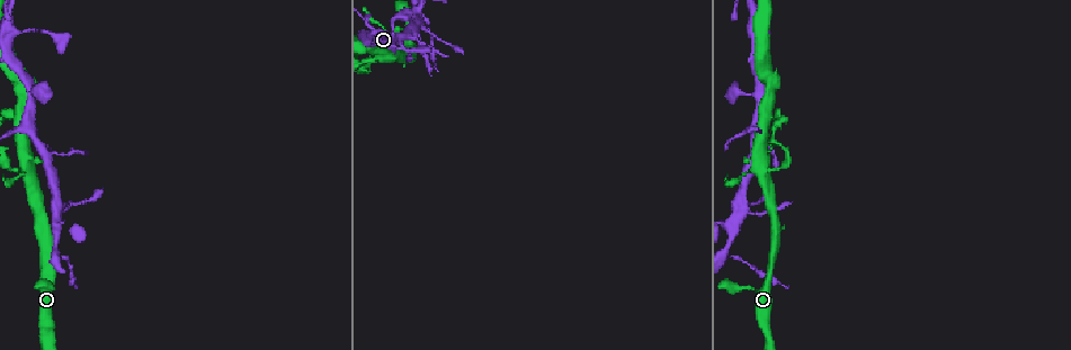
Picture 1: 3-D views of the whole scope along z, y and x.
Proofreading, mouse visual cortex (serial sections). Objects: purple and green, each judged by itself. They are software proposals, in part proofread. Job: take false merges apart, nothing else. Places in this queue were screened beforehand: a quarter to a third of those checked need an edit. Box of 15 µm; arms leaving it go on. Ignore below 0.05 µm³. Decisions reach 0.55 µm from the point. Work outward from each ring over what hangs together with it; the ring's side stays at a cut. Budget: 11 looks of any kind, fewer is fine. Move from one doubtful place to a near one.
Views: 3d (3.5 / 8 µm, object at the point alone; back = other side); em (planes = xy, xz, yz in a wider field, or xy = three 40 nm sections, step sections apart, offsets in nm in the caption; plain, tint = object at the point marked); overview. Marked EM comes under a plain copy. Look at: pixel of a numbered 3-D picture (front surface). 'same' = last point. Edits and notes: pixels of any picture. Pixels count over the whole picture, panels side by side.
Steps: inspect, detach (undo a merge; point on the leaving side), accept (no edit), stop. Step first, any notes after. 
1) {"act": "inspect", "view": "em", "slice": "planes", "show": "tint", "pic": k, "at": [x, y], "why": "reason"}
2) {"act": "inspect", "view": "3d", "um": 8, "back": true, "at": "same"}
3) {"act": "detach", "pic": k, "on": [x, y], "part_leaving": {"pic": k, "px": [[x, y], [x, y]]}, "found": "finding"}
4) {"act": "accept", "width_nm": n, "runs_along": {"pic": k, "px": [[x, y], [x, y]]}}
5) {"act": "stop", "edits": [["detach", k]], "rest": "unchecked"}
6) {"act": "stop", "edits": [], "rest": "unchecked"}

{"act": "inspect", "view": "3d", "um": 8, "pic": 1, "at": [370, 28], "why": "sudden change in width"}

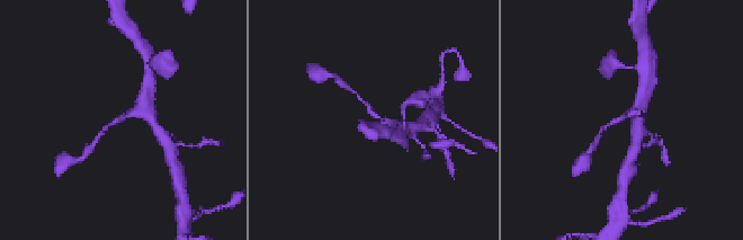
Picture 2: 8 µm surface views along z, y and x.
{"act": "inspect", "view": "em", "slice": "xy", "step": 2, "show": "tint", "pic": 2, "at": [376, 116], "why": "shape alone is not enough"}

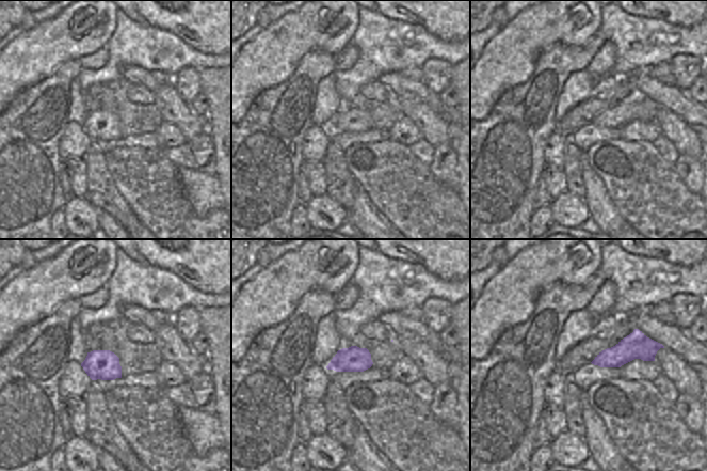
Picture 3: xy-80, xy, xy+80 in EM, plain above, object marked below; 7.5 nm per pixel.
{"act": "accept", "runs_along": {"pic": 2, "px": [[397, 132], [370, 112], [357, 95]]}, "found": "continuous, no second cell"}

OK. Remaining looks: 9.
{"act": "inspect", "view": "3d", "um": 8, "back": true, "pic": 1, "at": [26, 173]}

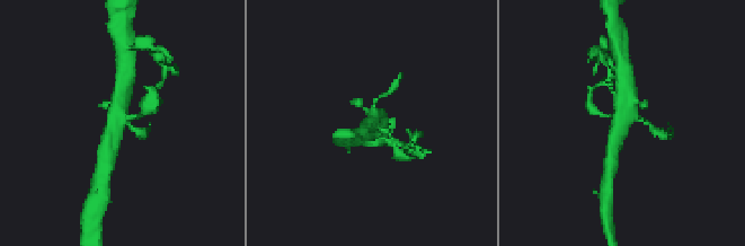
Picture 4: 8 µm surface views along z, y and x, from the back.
{"act": "inspect", "view": "3d", "um": 3.5, "pic": 4, "at": [622, 116], "why": "zoom in"}

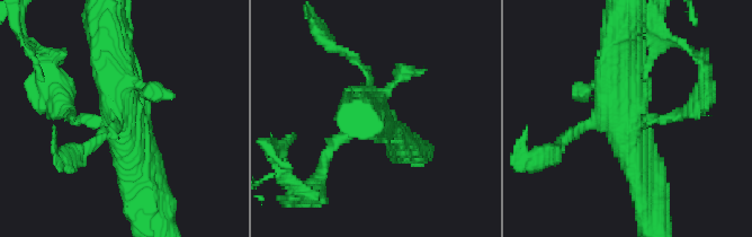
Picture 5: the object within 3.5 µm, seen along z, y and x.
{"act": "detach", "pic": 5, "on": [329, 155], "found": "a second cell is stuck on"}

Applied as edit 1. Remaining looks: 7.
{"act": "inspect", "view": "3d", "um": 3.5, "pic": 1, "at": [740, 206], "why": "abrupt turn"}

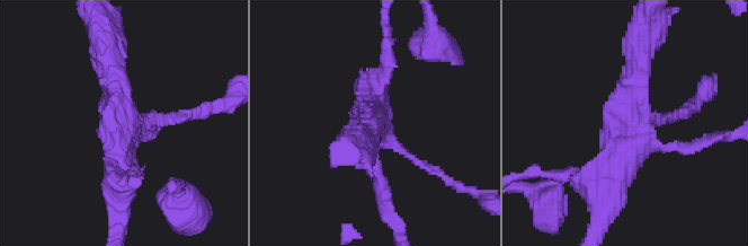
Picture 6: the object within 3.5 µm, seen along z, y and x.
{"act": "inspect", "view": "em", "slice": "xy", "step": 5, "show": "tint", "pic": 6, "at": [626, 129]}

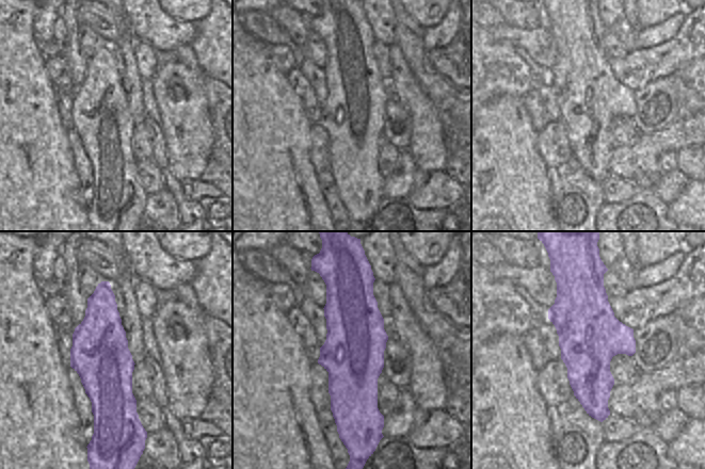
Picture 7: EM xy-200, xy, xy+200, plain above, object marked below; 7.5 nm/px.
{"act": "accept", "arm_widths_nm": [100, 150, 400, 400], "runs_along": {"pic": 6, "px": [[638, 60], [621, 165], [600, 199]]}, "found": "continuous, no second cell"}

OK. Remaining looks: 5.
{"act": "inspect", "view": "3d", "um": 3.5, "pic": 1, "at": [733, 256], "why": "small branch off a trunk"}

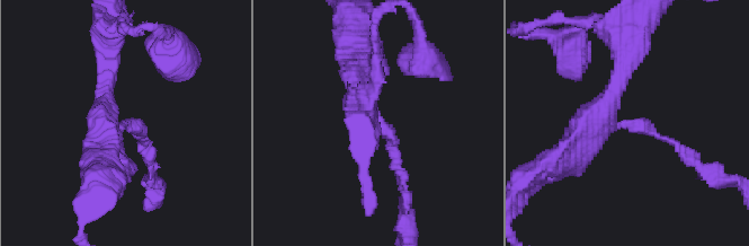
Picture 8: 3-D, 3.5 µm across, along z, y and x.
{"act": "inspect", "view": "em", "slice": "xy", "step": 5, "show": "tint", "pic": 8, "at": [124, 125]}

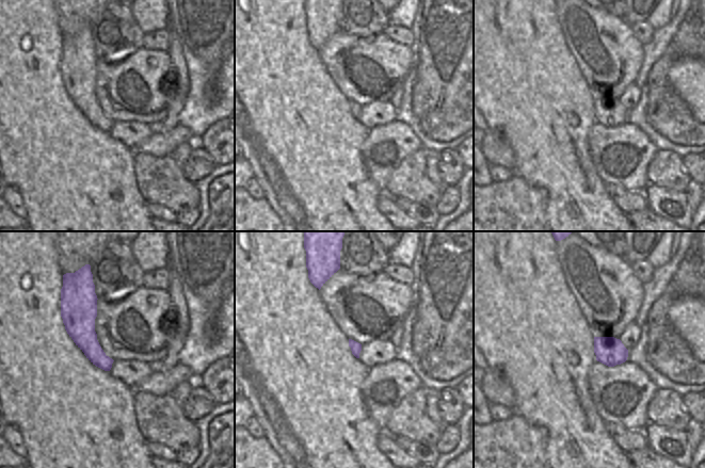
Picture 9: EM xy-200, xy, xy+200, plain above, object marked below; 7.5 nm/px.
{"act": "inspect", "view": "em", "slice": "xy", "step": 1, "show": "tint", "at": "same"}

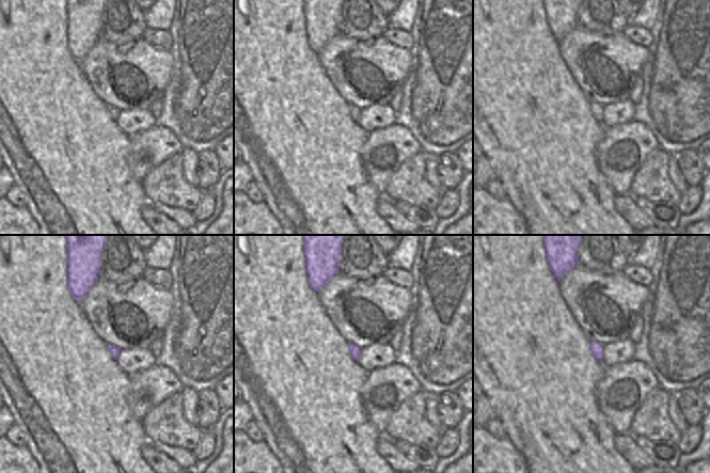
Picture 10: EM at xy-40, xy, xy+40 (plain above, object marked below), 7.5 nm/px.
{"act": "detach", "pic": 8, "on": [394, 149], "found": "two cells meet here"}

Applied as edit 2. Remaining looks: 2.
{"act": "stop", "edits": [["detach", 5], ["detach", 8]], "rest": "unchecked"}

